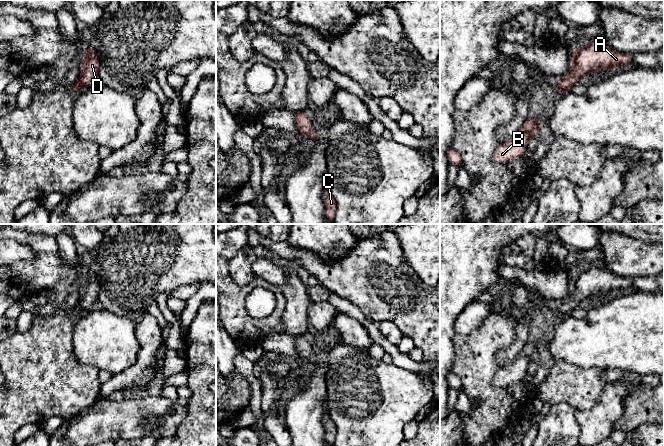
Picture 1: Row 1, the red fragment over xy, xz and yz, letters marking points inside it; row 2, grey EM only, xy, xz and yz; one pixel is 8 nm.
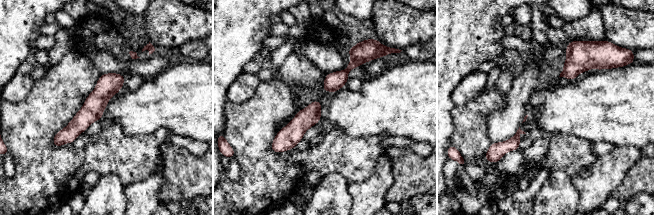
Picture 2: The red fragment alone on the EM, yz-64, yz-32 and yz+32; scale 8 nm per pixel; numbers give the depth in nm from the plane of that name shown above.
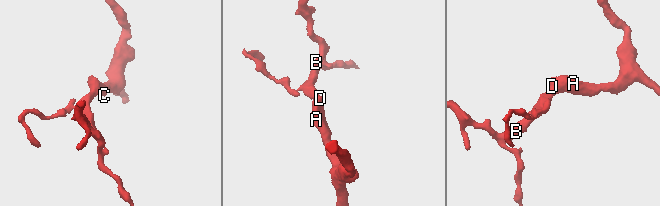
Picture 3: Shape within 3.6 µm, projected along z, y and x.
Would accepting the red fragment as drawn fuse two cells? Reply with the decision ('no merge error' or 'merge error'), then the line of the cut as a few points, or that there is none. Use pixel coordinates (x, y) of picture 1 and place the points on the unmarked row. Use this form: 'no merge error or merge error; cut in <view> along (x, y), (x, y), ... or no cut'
no merge error; no cut

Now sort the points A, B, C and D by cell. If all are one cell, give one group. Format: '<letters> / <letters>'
A B C D

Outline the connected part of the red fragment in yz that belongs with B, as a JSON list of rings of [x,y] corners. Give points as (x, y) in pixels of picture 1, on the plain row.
[[[528,342],[514,361],[496,372],[494,385],[498,387],[508,387],[512,383],[523,381],[530,362],[542,354],[543,349],[539,343]]]

